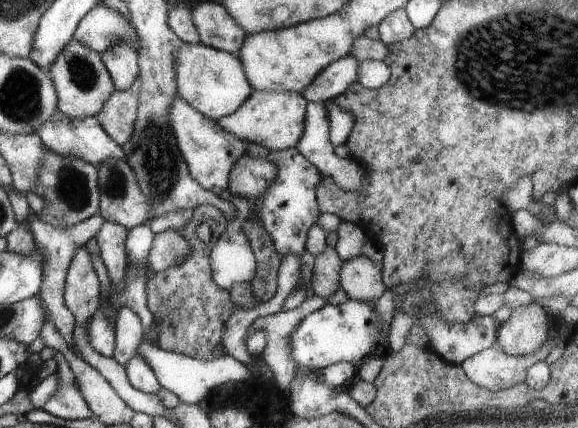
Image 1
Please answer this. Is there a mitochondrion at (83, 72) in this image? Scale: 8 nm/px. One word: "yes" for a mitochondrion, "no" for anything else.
yes

